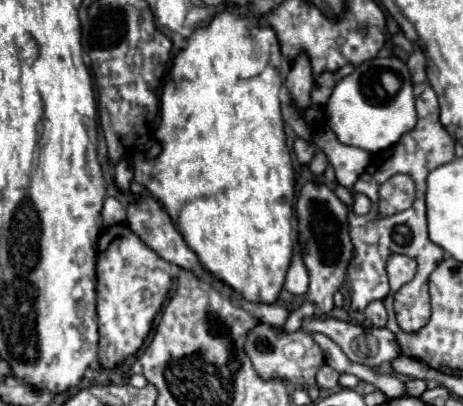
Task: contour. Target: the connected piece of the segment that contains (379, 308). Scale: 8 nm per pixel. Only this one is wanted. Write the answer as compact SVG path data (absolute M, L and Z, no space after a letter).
M372 301L366 311L364 311L366 319L374 325L374 327L384 327L386 325L386 309L382 305L382 301Z

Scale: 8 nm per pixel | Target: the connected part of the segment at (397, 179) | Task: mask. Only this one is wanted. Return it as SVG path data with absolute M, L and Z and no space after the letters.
M394 175L380 187L380 217L404 211L414 201L414 181L408 175Z

